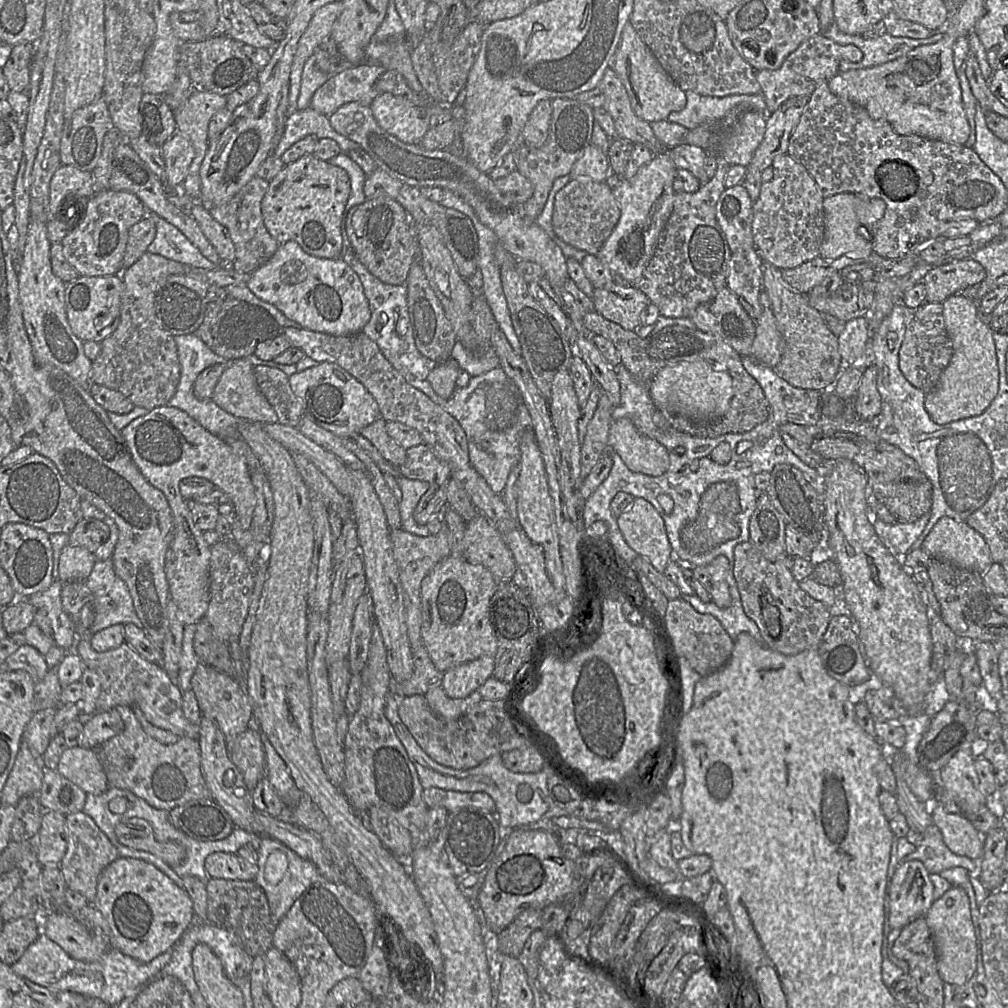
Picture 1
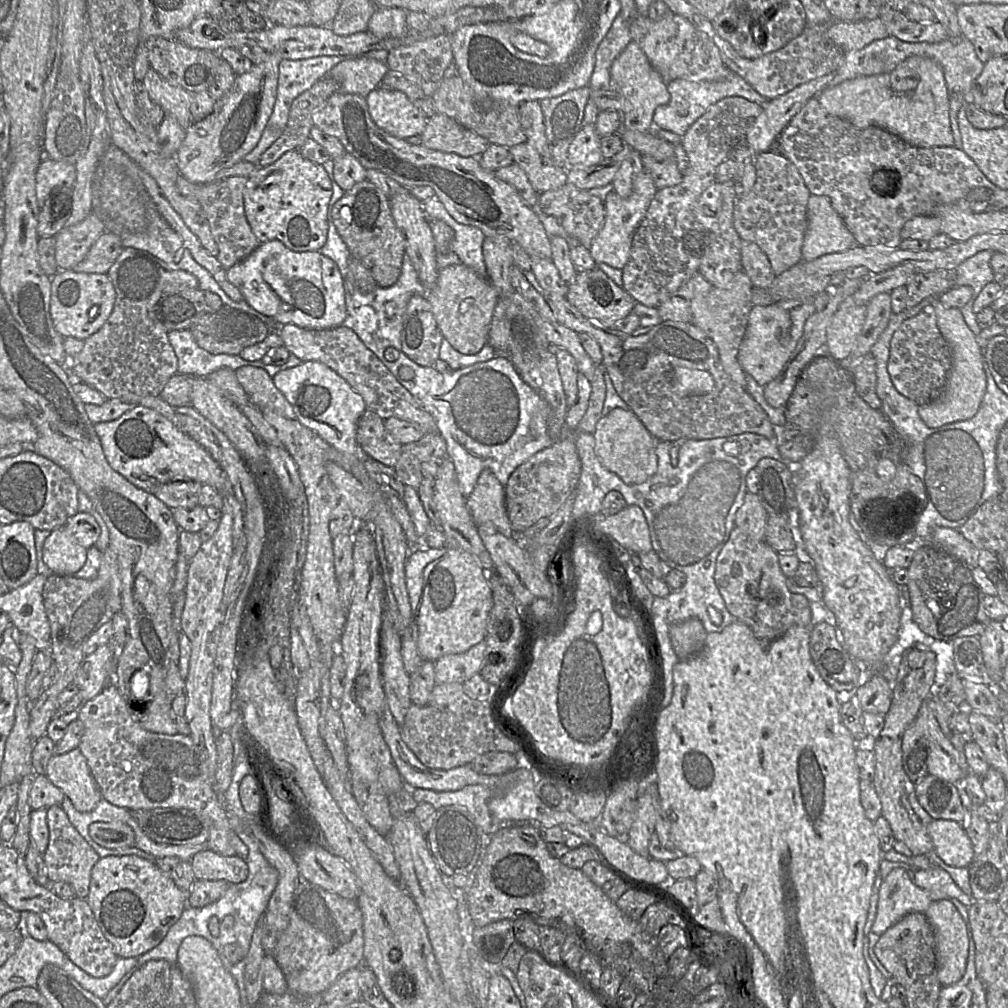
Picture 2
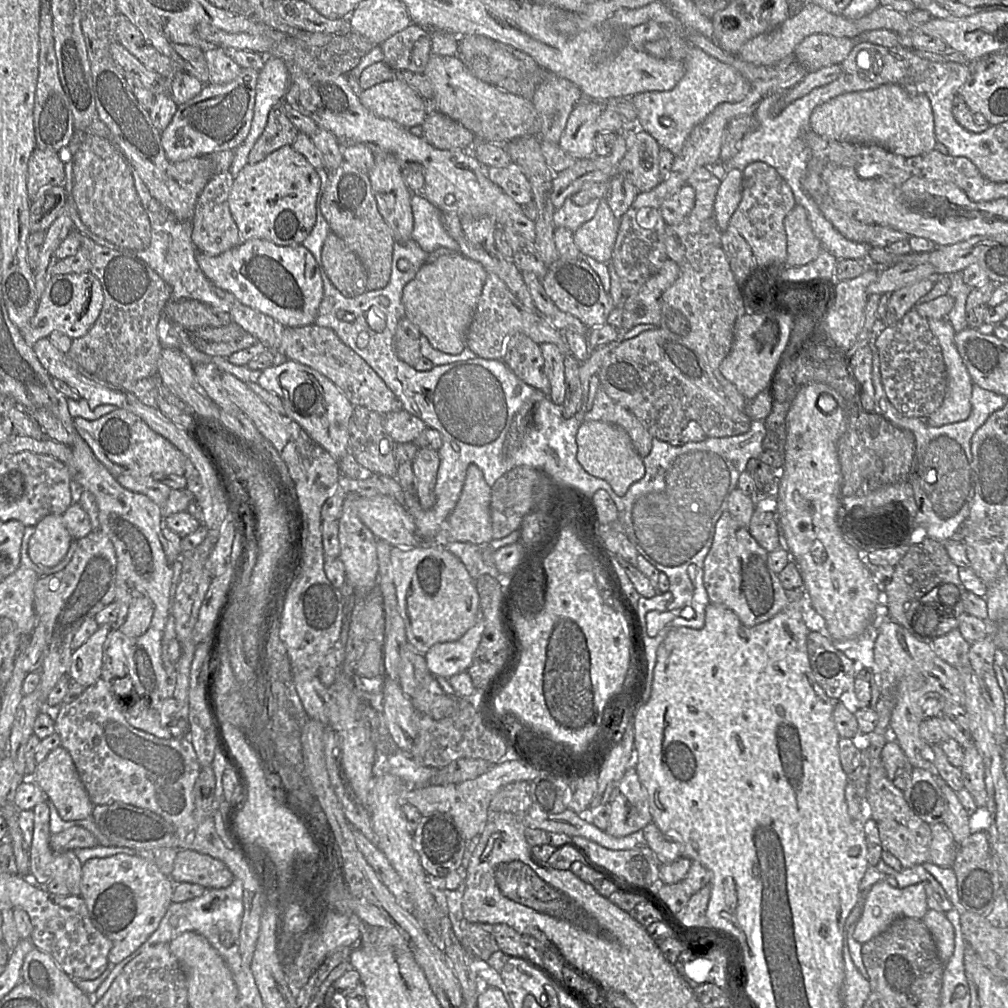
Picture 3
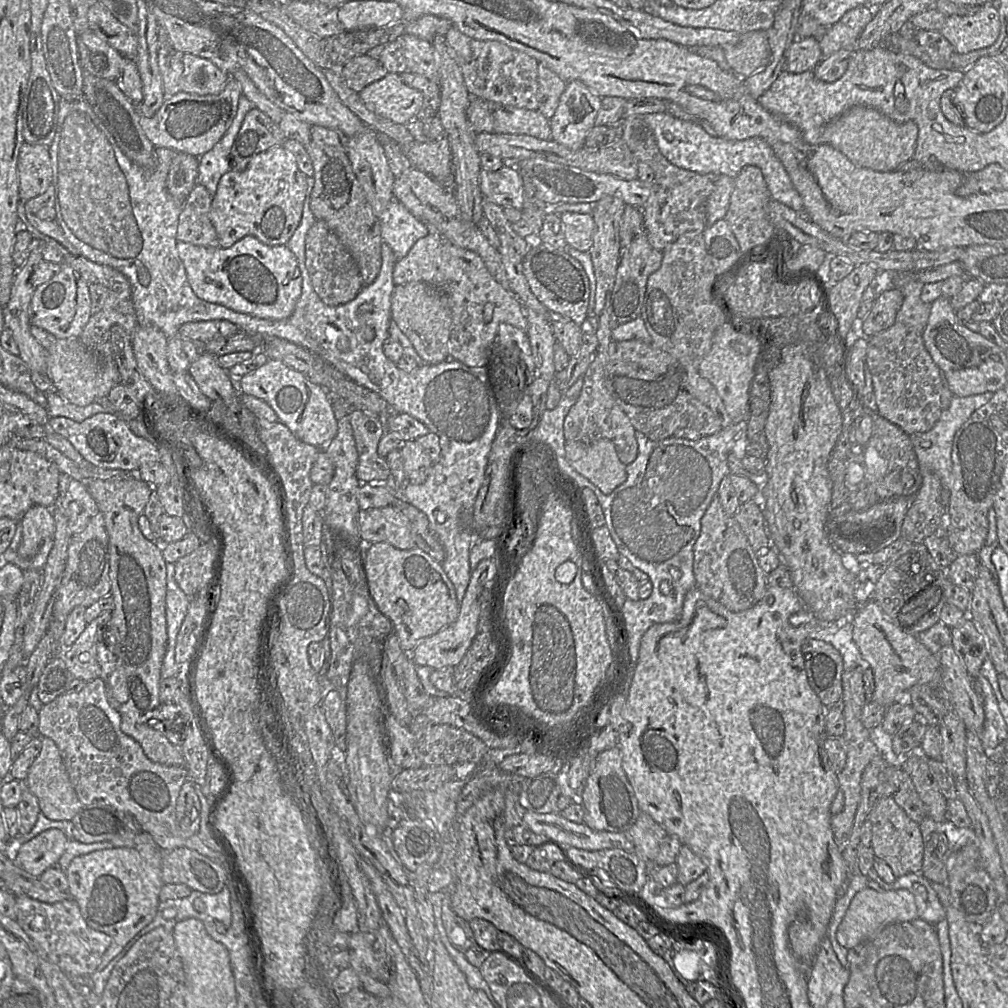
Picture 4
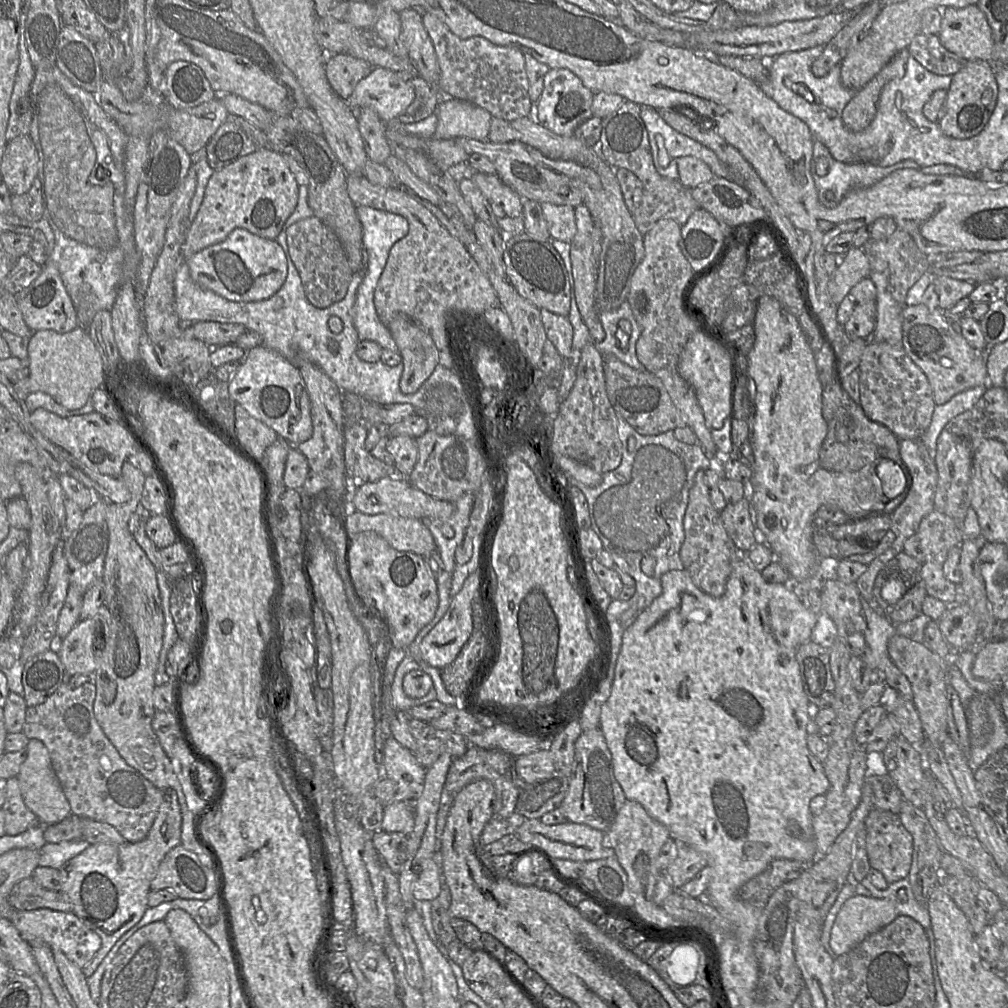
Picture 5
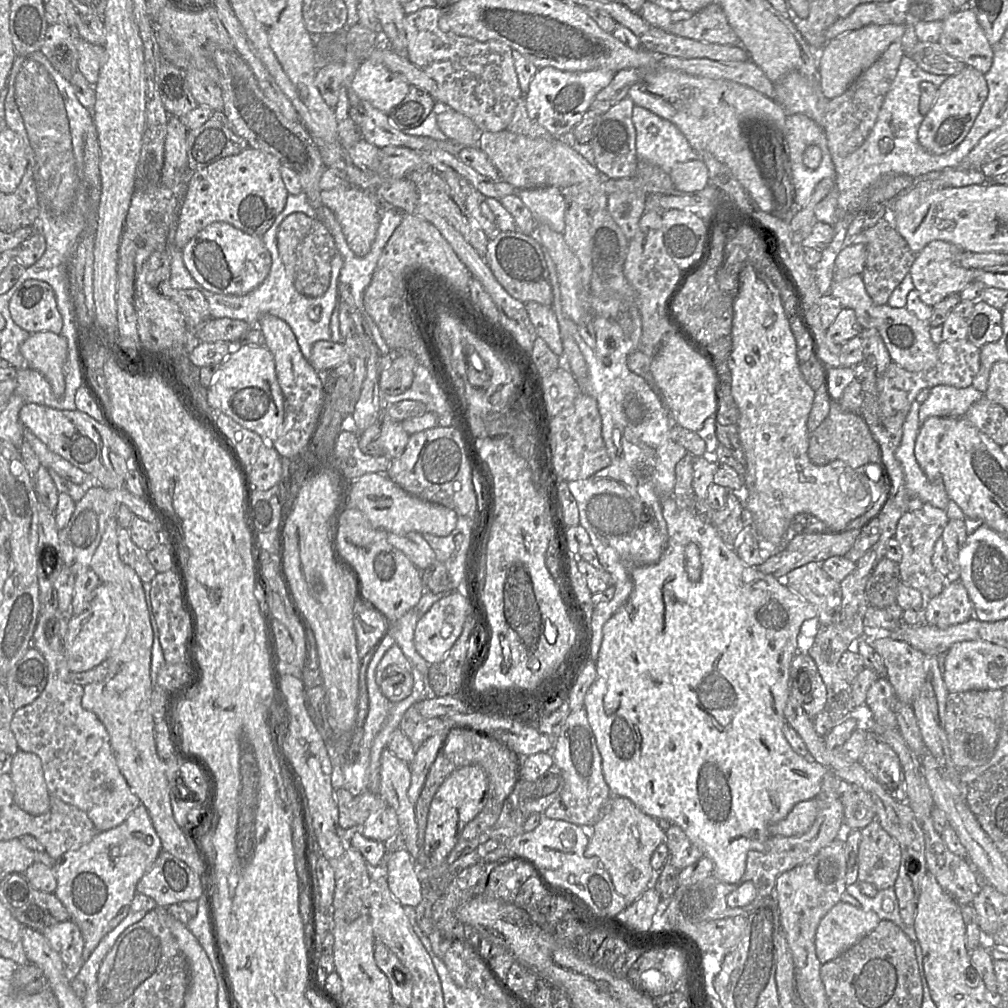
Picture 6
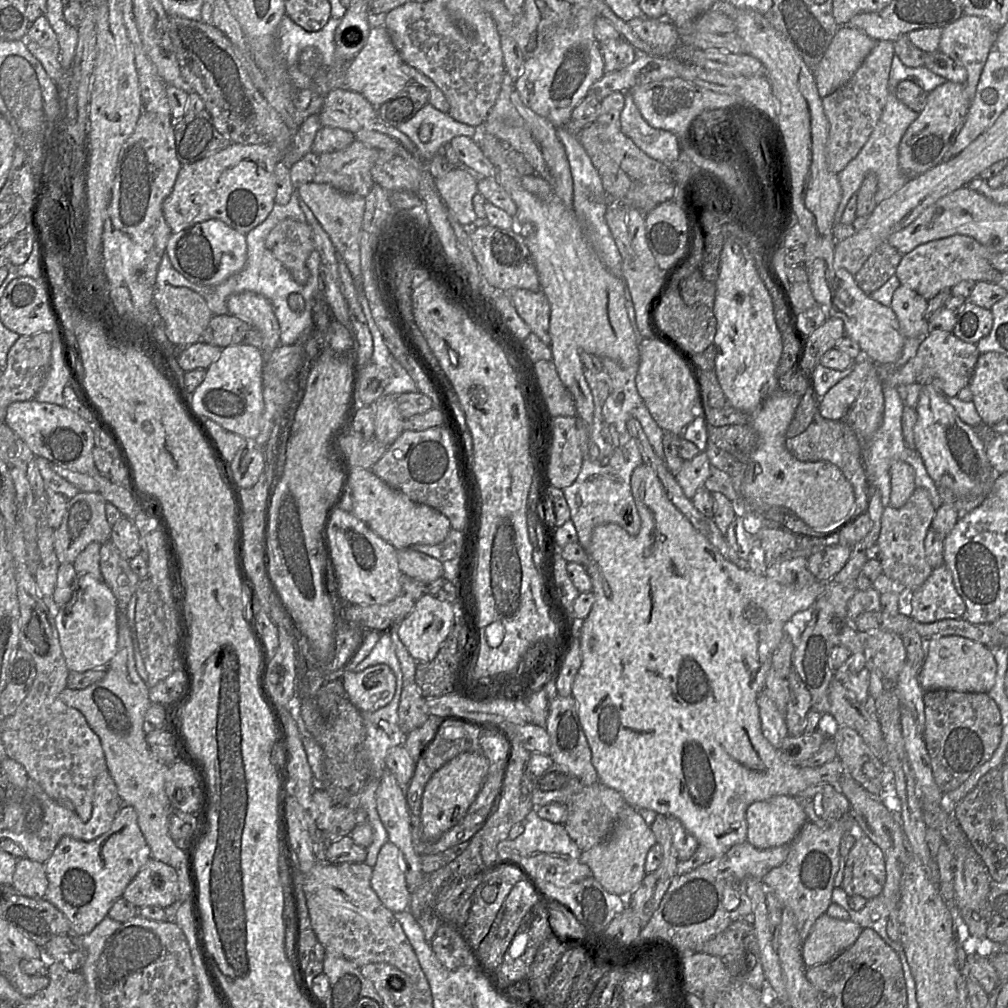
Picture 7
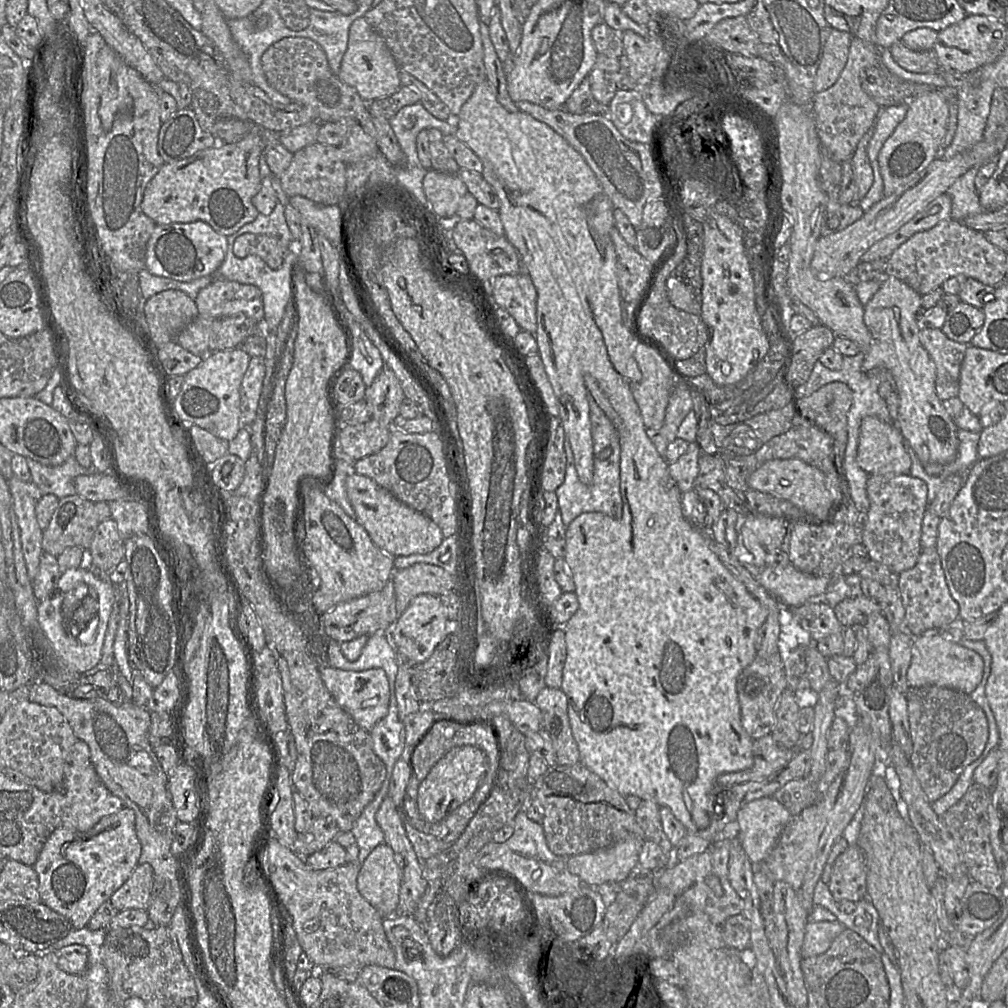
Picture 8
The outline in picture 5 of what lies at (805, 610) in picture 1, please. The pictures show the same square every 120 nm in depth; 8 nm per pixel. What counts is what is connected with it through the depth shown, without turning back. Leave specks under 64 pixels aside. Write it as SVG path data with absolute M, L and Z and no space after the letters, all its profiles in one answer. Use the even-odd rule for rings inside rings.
M704 470L697 472L689 491L689 499L683 520L685 538L680 549L680 558L694 584L713 597L721 597L731 573L732 555L738 549L728 536L720 512L713 506L708 485L704 483Z

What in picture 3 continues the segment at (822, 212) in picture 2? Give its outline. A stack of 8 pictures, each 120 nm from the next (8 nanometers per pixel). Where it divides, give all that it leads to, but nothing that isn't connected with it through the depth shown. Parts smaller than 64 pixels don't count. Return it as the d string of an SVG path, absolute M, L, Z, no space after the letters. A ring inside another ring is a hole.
M796 205L785 218L787 235L786 266L800 266L817 258L824 249L814 233L804 207Z

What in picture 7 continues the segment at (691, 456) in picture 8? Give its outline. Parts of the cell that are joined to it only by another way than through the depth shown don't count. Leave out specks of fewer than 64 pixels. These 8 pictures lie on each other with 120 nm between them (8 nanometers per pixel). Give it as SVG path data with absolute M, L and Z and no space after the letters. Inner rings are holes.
M705 452L698 453L693 459L685 460L675 479L681 486L684 494L692 498L695 493L704 487L704 483L710 476L710 461Z

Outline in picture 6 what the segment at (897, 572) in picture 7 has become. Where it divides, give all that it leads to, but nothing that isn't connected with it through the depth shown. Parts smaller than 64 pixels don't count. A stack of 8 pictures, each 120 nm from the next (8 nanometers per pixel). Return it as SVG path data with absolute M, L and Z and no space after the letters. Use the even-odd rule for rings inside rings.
M922 503L916 510L906 512L897 524L894 538L899 542L902 549L902 558L898 563L900 580L903 584L921 592L926 599L940 594L947 581L934 568L932 555L935 542L941 538L949 520L944 509L938 509L930 503Z

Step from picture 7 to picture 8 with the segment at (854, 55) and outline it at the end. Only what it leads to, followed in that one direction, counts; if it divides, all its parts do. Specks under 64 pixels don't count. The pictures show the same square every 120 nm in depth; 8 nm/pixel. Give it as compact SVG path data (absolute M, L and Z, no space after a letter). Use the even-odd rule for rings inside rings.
M837 29L831 30L815 75L815 93L830 88L838 80L846 65L851 41L852 35L850 33Z

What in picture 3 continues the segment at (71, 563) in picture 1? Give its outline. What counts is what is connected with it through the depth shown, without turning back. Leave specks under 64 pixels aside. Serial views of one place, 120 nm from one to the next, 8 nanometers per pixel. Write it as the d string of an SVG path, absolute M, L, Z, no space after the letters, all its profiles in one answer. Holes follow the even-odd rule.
M47 515L34 526L28 542L28 555L38 566L67 565L75 550L62 515Z

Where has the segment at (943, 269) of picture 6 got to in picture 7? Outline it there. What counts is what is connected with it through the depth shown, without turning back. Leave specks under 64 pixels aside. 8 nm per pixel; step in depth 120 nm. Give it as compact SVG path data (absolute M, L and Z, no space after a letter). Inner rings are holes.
M952 235L921 244L904 255L895 276L902 285L909 287L928 301L961 281L997 283L1001 272L991 264L991 259L995 254L999 253L991 252L972 237Z

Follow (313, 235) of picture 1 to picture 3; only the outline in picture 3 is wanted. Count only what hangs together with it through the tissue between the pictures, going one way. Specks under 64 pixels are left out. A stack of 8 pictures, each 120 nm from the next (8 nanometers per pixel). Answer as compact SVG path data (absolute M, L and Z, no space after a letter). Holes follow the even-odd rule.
M291 145L277 149L256 164L245 166L236 175L228 199L242 241L258 238L279 246L301 245L315 225L320 188L321 178L316 169Z

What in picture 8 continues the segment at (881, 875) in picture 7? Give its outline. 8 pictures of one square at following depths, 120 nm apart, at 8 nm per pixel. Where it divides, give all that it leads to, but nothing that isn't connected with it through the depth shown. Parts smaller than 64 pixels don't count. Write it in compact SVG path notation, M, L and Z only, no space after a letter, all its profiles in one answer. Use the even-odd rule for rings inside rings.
M851 845L836 861L827 885L839 905L847 901L858 903L867 895L866 878L864 852L857 845Z

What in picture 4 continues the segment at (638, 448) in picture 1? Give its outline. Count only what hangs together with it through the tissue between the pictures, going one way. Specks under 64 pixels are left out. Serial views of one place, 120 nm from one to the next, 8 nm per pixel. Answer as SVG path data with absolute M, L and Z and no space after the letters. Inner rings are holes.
M600 439L591 443L566 442L565 456L569 464L582 476L592 482L605 494L611 493L621 485L627 477L626 466L617 455L615 445L608 439Z

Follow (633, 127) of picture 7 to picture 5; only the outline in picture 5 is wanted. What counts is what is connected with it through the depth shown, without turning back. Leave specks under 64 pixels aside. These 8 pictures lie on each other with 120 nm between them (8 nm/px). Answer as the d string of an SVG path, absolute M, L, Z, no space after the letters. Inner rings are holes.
M641 106L640 116L644 121L649 134L649 142L653 162L655 164L657 172L661 176L670 179L678 179L678 159L680 157L691 156L705 162L716 177L724 177L727 179L732 179L736 183L741 183L741 177L739 175L736 175L724 163L722 163L711 149L702 145L698 141L676 131L663 119L663 117L656 109L649 106Z

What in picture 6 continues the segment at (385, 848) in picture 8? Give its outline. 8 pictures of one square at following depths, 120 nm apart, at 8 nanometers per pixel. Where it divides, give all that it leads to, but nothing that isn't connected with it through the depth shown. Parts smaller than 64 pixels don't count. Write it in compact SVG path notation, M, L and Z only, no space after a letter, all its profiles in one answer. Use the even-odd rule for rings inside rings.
M406 849L395 851L385 864L385 878L392 896L402 906L416 907L422 898L417 863Z

